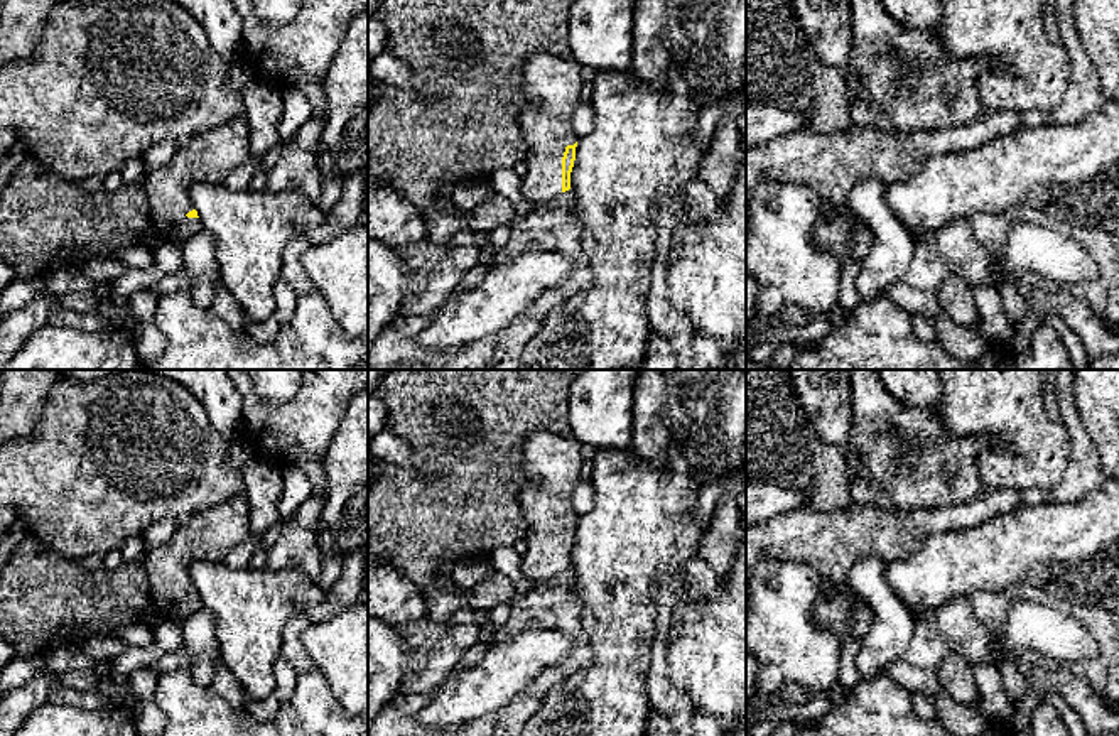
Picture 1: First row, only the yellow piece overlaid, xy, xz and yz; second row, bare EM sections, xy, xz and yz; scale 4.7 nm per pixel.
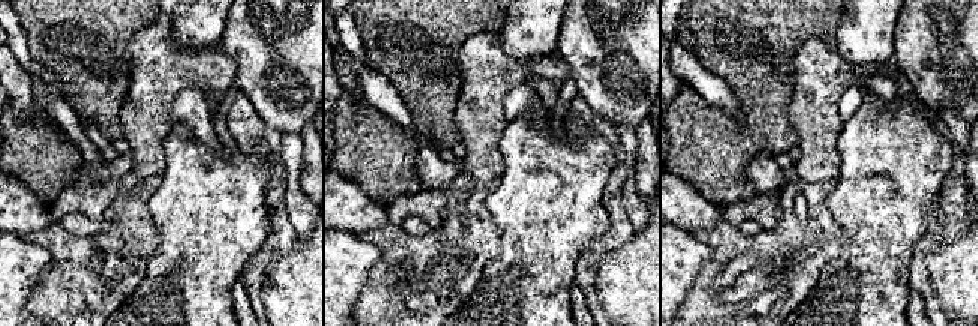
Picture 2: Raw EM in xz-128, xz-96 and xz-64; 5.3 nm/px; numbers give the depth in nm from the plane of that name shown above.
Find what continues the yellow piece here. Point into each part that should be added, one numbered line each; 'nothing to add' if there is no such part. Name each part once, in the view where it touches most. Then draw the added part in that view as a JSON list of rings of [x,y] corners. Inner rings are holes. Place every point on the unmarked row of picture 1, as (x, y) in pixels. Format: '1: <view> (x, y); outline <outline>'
1: xz (552, 466); outline [[[540,429],[525,442],[525,481],[520,505],[527,520],[528,550],[522,572],[530,582],[543,582],[562,572],[562,535],[577,515],[572,491],[582,478],[581,444],[572,437]]]

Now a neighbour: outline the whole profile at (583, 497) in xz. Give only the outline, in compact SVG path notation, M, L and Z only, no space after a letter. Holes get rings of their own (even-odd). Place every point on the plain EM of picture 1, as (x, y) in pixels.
M581 478L572 491L572 508L577 517L587 513L594 505L594 484L591 478Z

